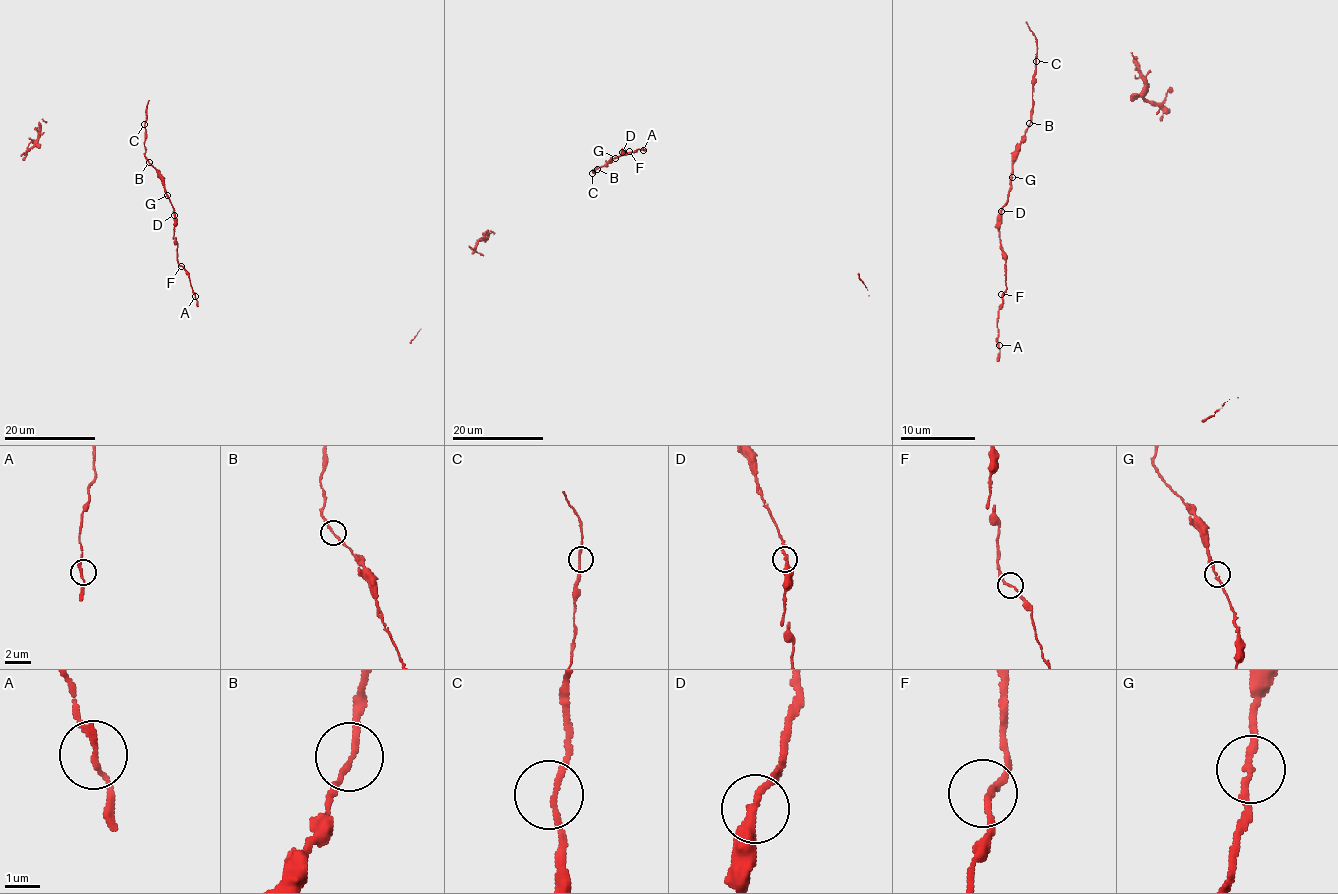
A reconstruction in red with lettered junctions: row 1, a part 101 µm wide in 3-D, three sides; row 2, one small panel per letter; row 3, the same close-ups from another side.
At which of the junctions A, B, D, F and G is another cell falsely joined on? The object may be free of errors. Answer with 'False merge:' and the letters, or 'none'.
False merge: none

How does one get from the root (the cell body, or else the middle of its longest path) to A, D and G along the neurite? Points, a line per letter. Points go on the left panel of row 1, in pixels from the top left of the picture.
A: (177, 252), (177, 260), (186, 271), (195, 296)
D: (177, 252), (177, 241), (173, 237), (174, 215)
G: (177, 252), (173, 207), (168, 194)

